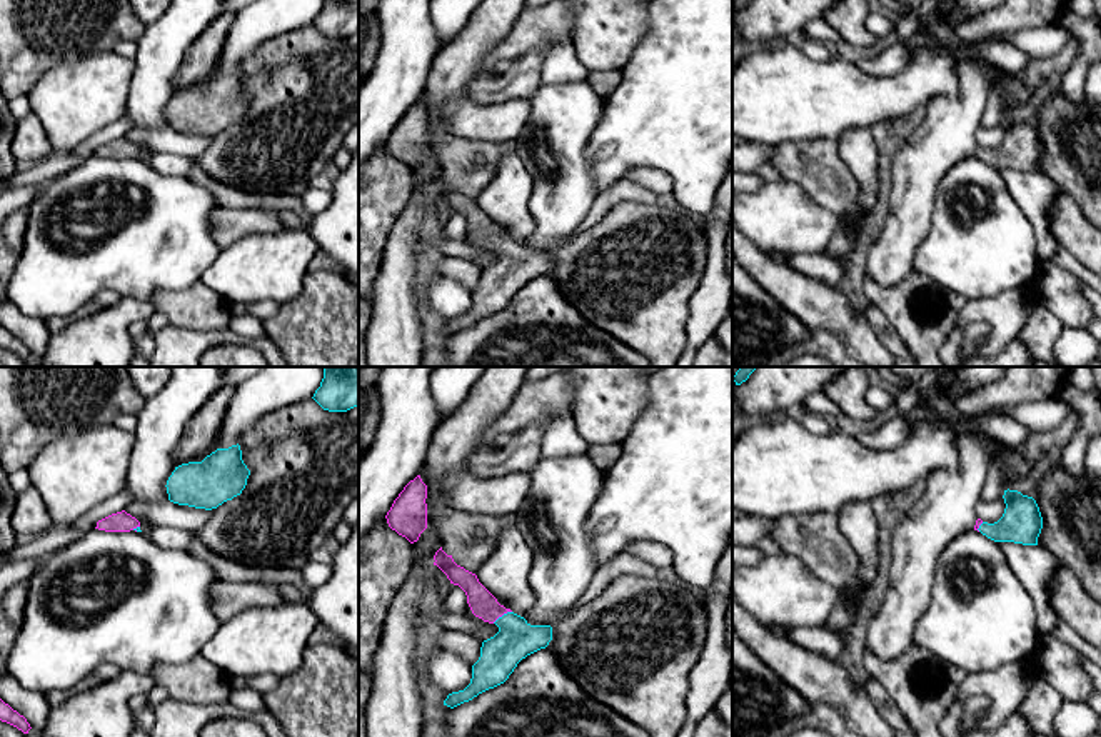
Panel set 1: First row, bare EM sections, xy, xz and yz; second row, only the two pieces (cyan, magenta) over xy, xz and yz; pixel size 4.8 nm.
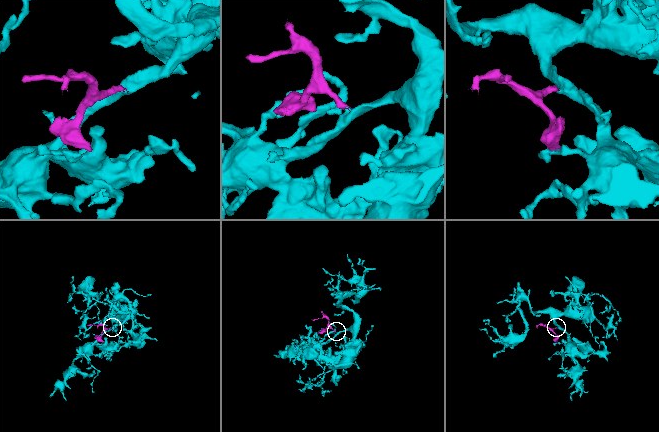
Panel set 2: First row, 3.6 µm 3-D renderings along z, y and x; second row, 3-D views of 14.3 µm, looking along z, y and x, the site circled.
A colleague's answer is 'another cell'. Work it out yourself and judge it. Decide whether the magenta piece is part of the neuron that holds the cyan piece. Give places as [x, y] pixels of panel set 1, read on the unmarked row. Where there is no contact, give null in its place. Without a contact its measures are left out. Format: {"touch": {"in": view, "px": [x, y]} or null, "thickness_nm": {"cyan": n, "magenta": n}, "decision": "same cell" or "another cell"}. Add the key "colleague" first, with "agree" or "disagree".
{"colleague": "disagree", "touch": {"in": "xz", "px": [502, 242]}, "thickness_nm": {"cyan": 190, "magenta": 130}, "decision": "same cell"}

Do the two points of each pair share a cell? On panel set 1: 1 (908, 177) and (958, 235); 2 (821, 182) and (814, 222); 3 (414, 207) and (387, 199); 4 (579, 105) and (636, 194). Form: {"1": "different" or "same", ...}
{"1": "different", "2": "different", "3": "different", "4": "different"}

